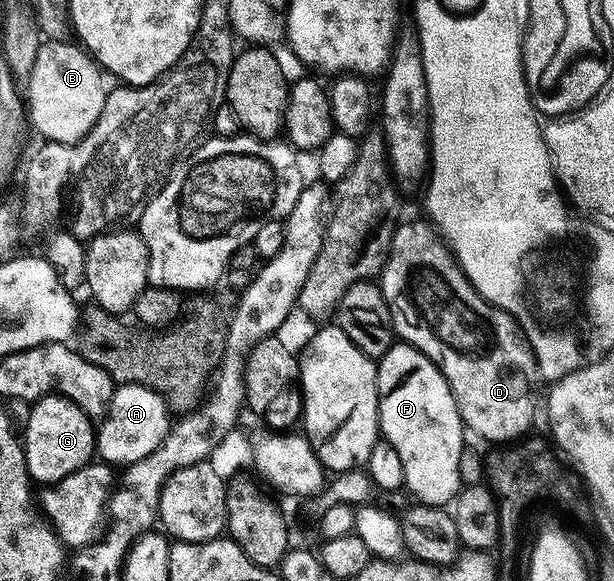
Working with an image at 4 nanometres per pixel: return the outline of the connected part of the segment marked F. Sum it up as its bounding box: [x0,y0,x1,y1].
[377,343,467,505]

